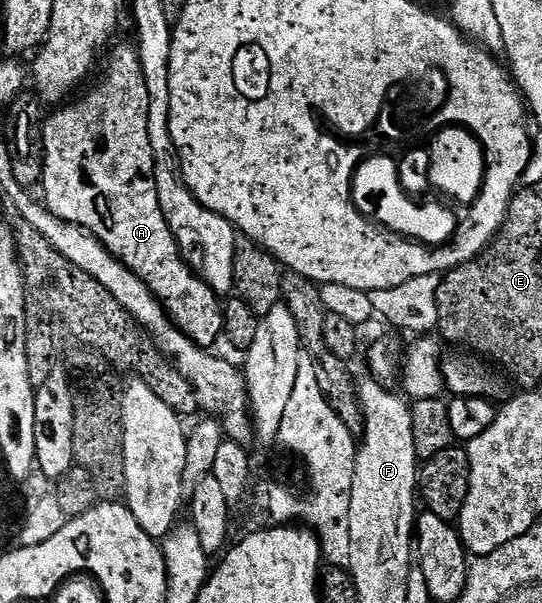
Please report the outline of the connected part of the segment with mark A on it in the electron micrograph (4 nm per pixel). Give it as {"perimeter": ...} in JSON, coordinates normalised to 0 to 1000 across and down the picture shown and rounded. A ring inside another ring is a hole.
{"perimeter":[[[234,71],[210,78],[203,80],[205,93],[197,98],[190,133],[155,164],[140,163],[85,192],[76,330],[113,367],[140,370],[179,391],[190,401],[190,411],[220,428],[286,488],[328,549],[341,552],[341,559],[354,562],[365,575],[389,579],[411,556],[413,504],[389,474],[338,431],[304,367],[304,353],[297,353],[297,333],[290,333],[282,240],[275,240],[275,148],[268,148],[264,109],[256,86],[244,73],[242,78]]]}

